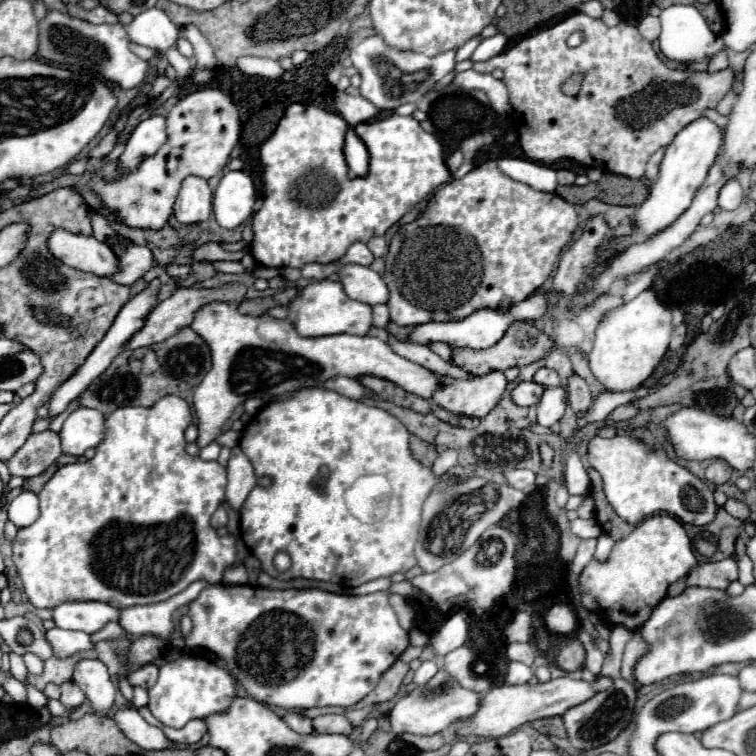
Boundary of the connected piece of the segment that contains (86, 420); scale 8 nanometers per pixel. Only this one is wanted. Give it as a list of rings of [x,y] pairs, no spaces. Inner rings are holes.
[[[78,407],[62,425],[60,441],[66,455],[80,457],[86,449],[96,447],[104,437],[104,415],[96,409]]]

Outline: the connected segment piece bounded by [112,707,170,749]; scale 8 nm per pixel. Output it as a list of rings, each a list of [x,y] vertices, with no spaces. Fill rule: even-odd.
[[[134,707],[118,709],[112,719],[120,727],[120,731],[130,741],[140,745],[142,749],[166,749],[166,747],[170,747],[170,741],[164,737],[164,733],[158,727],[152,727],[150,723],[146,723]]]

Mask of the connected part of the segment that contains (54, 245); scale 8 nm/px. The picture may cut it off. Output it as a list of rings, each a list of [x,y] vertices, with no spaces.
[[[56,229],[48,239],[48,247],[56,259],[78,271],[94,273],[98,277],[112,277],[120,271],[116,253],[94,237],[80,237]]]

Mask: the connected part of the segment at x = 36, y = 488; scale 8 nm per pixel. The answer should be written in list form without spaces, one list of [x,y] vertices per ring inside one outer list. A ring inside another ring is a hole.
[[[52,465],[52,467],[48,467],[44,473],[26,479],[24,485],[22,485],[22,489],[24,489],[24,491],[32,491],[32,493],[40,493],[40,489],[44,487],[44,483],[52,477],[52,473],[54,473],[56,469],[58,469],[58,465]]]

